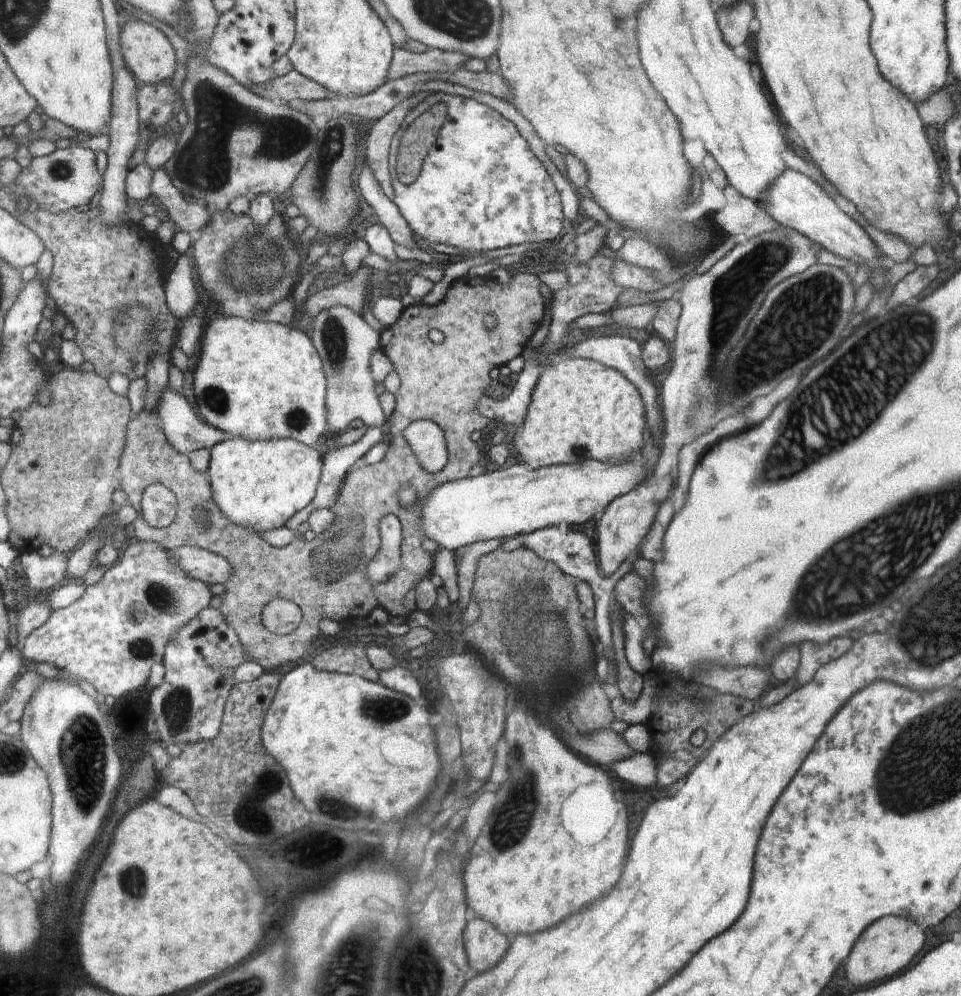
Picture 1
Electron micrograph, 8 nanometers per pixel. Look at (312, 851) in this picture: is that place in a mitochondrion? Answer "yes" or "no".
no

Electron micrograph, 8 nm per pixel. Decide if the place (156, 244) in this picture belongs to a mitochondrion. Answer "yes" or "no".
no

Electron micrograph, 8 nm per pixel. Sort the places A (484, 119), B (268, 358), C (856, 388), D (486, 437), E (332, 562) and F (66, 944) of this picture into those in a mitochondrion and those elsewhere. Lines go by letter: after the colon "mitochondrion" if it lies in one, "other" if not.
A: other
B: other
C: mitochondrion
D: other
E: mitochondrion
F: other

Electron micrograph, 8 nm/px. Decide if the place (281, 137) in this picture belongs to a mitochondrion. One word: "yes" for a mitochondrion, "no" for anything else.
yes

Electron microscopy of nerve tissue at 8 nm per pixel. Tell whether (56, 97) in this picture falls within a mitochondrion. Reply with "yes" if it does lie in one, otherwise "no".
no

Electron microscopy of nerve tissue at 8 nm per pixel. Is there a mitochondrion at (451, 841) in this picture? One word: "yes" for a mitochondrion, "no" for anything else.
no

